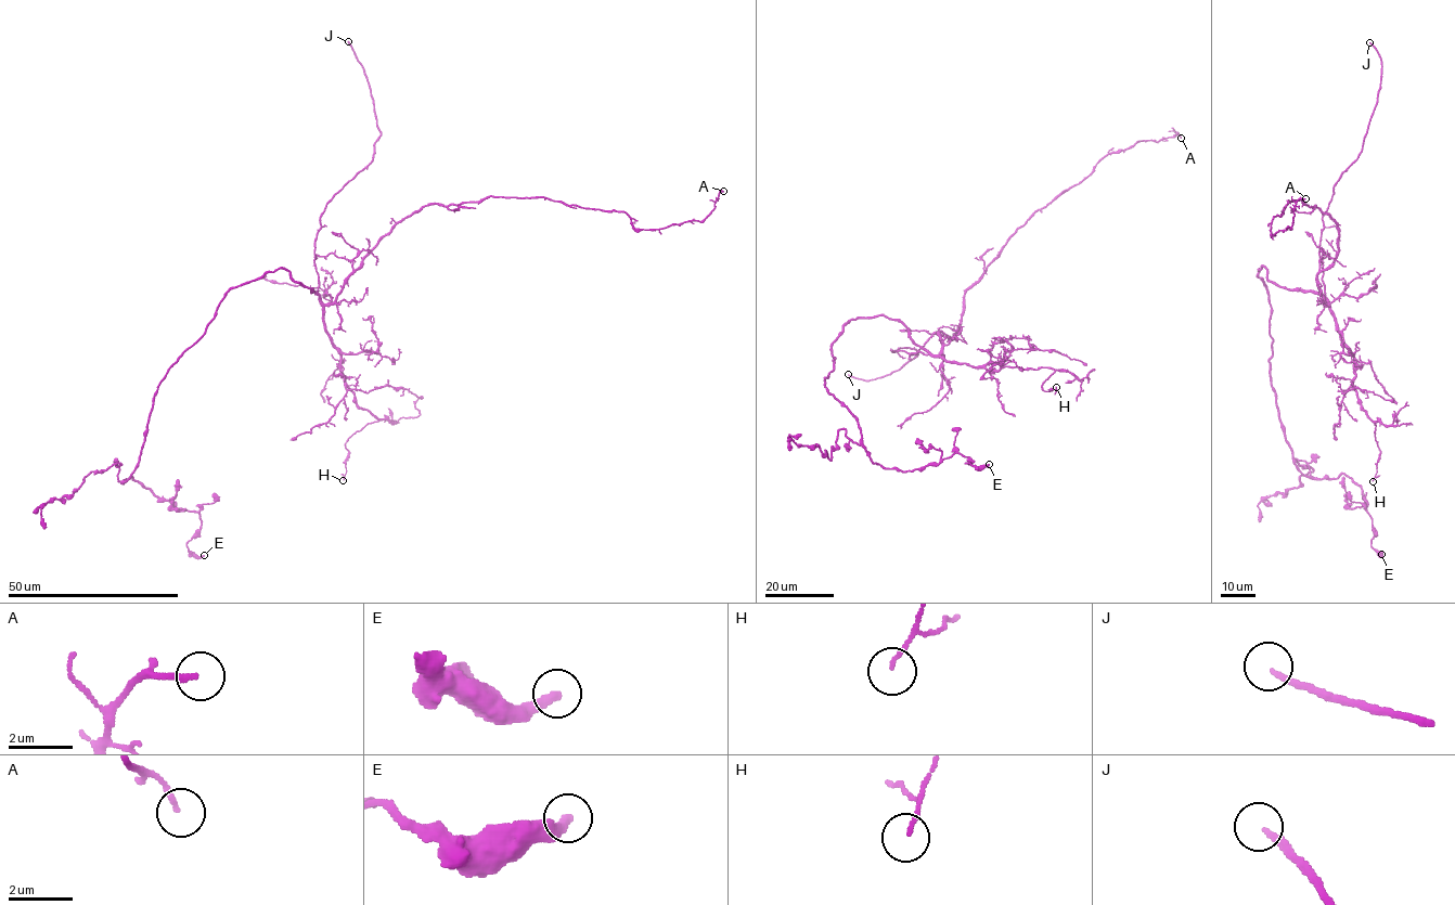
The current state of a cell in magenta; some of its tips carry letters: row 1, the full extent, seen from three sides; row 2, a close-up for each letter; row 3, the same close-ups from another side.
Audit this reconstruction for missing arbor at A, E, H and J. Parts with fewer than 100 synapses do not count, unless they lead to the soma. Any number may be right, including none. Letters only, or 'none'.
J

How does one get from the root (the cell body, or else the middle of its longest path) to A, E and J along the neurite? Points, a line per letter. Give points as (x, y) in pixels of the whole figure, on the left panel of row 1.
A: (311, 291), (331, 304), (391, 228), (430, 204), (546, 197), (657, 230), (702, 221), (723, 191)
E: (311, 291), (283, 269), (234, 286), (157, 387), (121, 482), (198, 513), (187, 546), (204, 555)
J: (311, 291), (319, 296), (314, 249), (320, 216), (336, 192), (371, 163), (381, 133), (368, 79), (348, 41)

